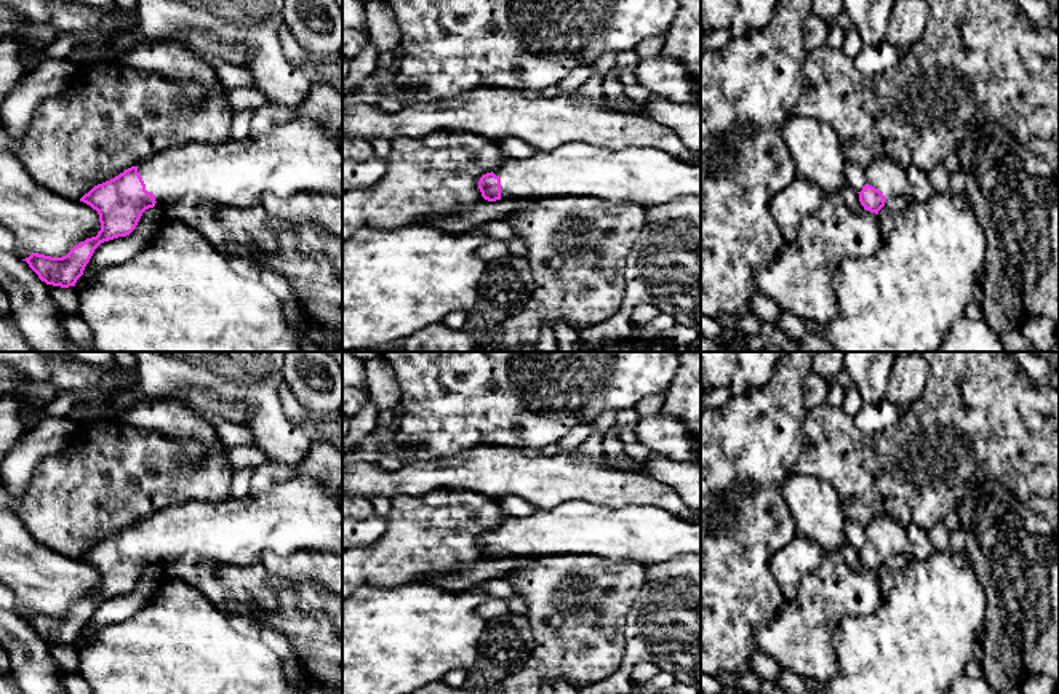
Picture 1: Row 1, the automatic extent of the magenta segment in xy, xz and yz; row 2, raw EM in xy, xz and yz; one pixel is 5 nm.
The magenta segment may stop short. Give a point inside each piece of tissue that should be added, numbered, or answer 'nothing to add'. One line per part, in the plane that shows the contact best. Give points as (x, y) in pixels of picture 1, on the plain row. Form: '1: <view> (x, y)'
1: xy (296, 515)

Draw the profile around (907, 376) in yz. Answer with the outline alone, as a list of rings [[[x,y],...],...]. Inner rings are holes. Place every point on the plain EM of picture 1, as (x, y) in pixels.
[[[918,352],[897,357],[888,373],[885,398],[893,405],[910,405],[925,390],[929,363]]]

